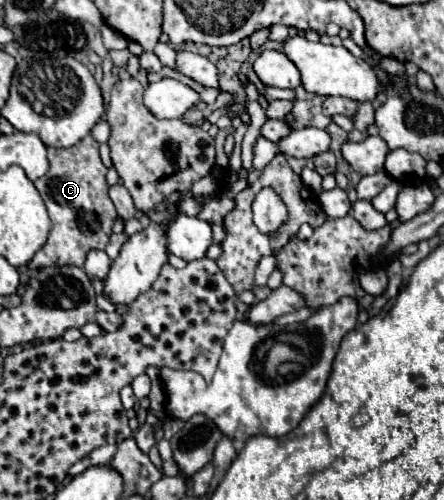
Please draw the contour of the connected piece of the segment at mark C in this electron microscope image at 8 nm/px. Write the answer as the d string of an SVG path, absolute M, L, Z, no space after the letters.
M92 135L84 137L80 143L68 149L48 149L50 171L40 177L34 185L42 195L50 221L52 231L46 245L34 255L30 261L32 269L52 267L52 265L76 265L82 267L86 253L90 249L104 249L110 235L112 225L116 219L116 209L112 199L108 197L108 183L106 183L106 167L100 161L98 143Z

